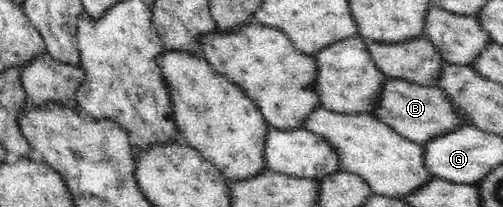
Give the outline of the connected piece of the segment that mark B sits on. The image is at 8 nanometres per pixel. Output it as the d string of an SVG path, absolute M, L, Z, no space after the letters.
M390 78L384 83L377 106L373 107L371 114L387 123L400 136L420 145L452 131L455 127L469 125L457 113L446 92L439 87L420 86L396 78Z

